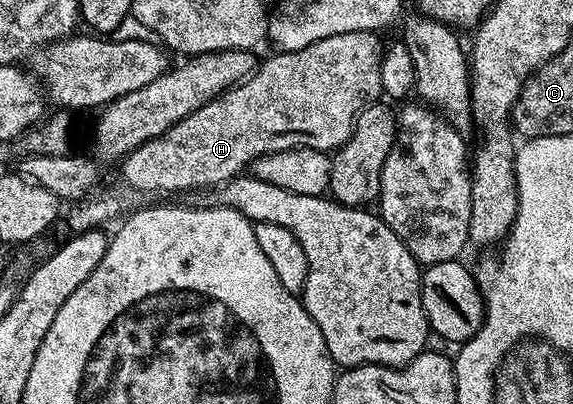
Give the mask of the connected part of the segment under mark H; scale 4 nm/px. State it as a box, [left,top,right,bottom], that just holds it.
[68,30,383,232]

